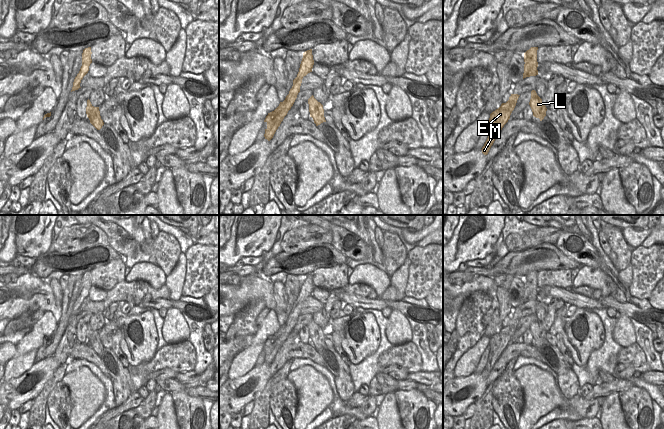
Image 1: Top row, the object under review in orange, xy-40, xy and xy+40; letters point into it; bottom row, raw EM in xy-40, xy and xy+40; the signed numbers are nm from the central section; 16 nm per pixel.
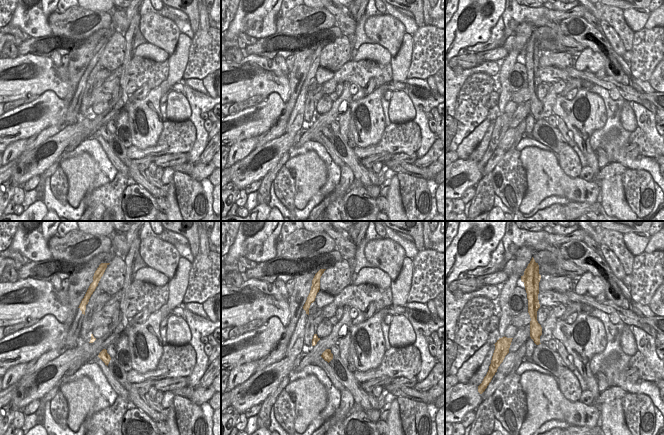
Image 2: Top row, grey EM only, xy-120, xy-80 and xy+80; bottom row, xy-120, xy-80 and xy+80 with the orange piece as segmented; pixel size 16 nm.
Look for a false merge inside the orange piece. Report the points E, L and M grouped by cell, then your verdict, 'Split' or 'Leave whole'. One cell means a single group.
Groups: E M / L. Split

